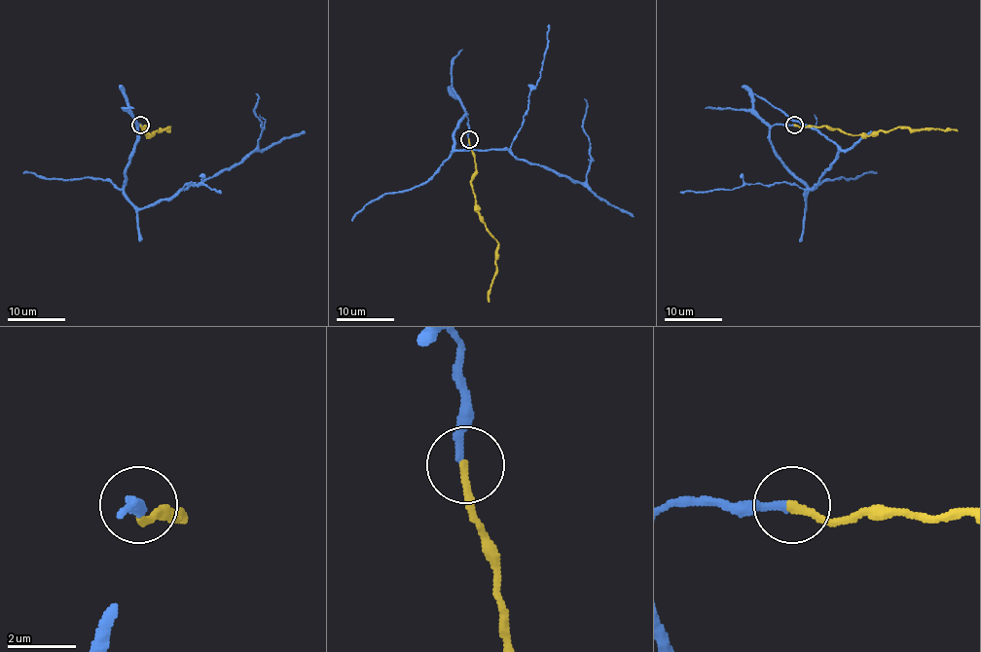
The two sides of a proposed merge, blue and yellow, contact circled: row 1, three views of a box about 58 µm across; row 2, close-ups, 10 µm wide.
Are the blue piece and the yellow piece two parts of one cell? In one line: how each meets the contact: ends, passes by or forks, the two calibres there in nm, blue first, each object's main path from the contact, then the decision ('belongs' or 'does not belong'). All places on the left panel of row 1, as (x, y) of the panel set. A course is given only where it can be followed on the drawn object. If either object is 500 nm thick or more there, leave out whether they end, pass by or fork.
blue ends; yellow ends; calibres 220 and 220 nm; course blue (139, 125), (124, 188), (139, 208), (171, 199), (189, 185), (239, 164), (261, 134), (255, 93); course yellow (141, 125), (147, 126), (144, 128), (147, 134), (162, 130); belongs

